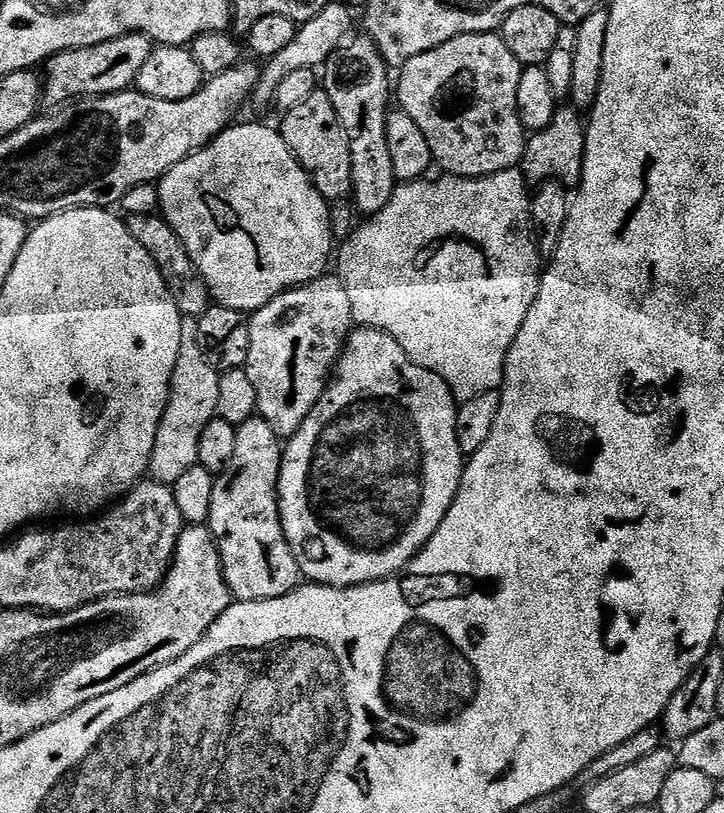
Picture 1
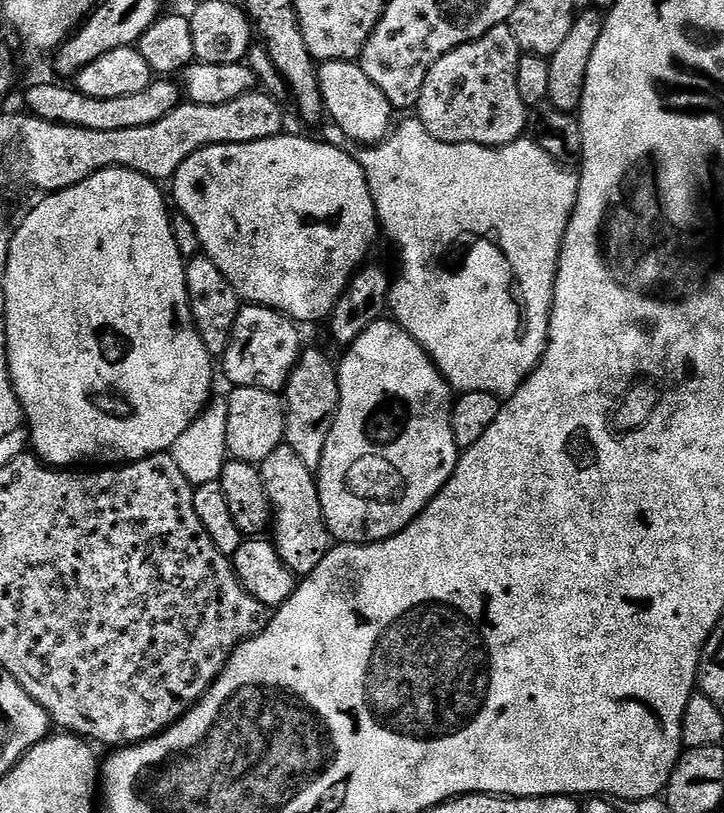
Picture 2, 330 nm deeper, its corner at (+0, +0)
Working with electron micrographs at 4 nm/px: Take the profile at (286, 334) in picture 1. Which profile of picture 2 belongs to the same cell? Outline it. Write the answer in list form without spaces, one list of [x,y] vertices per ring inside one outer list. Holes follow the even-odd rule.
[[[305,347],[300,361],[288,375],[288,387],[282,393],[284,402],[284,443],[298,454],[306,470],[313,474],[320,471],[322,450],[326,450],[326,438],[330,434],[330,423],[340,401],[340,377],[335,363],[328,361],[324,352]]]

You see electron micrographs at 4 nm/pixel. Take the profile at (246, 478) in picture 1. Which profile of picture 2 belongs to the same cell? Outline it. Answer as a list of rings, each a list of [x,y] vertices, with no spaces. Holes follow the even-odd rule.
[[[285,443],[280,444],[278,450],[273,450],[270,458],[262,461],[258,467],[264,479],[268,501],[272,503],[270,532],[278,554],[295,576],[308,576],[334,546],[322,514],[316,477],[310,470],[306,470],[298,454],[294,454],[294,450],[290,450],[290,446]]]

